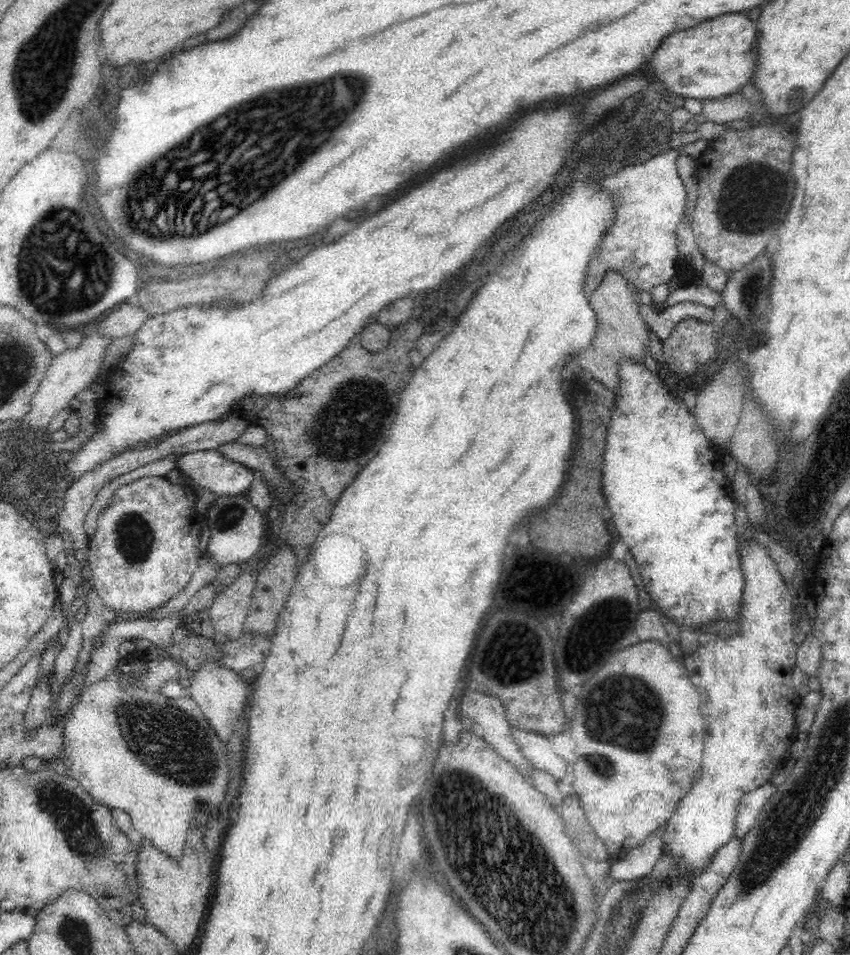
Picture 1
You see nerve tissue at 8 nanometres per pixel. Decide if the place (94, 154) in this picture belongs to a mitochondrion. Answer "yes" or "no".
no

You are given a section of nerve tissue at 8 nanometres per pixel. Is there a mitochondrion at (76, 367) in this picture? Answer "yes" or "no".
no

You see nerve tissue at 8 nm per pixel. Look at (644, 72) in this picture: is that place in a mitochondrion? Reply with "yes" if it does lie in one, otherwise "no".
no

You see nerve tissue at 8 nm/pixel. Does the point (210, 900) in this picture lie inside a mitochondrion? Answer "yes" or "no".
no

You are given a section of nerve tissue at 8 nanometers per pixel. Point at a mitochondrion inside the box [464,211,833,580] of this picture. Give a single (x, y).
(752, 290)

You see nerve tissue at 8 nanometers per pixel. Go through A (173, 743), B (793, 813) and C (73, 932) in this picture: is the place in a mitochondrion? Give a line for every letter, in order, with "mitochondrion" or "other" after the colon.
A: mitochondrion
B: mitochondrion
C: mitochondrion

